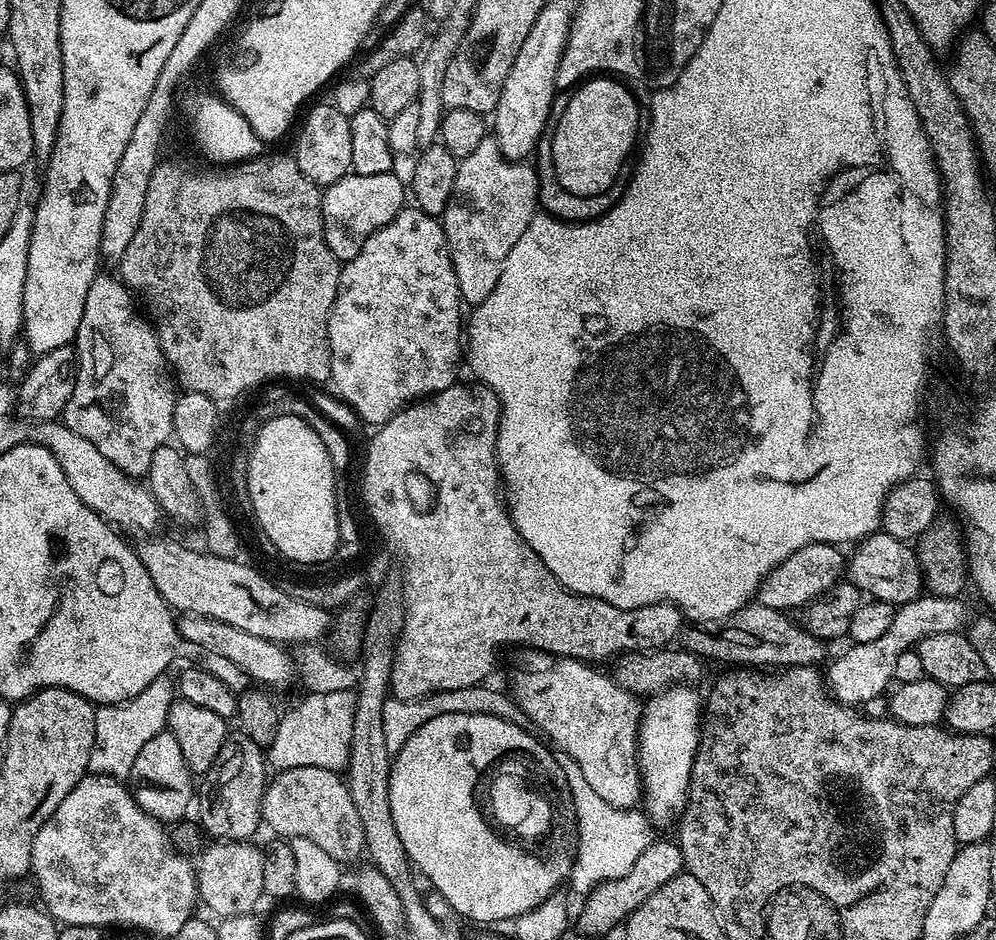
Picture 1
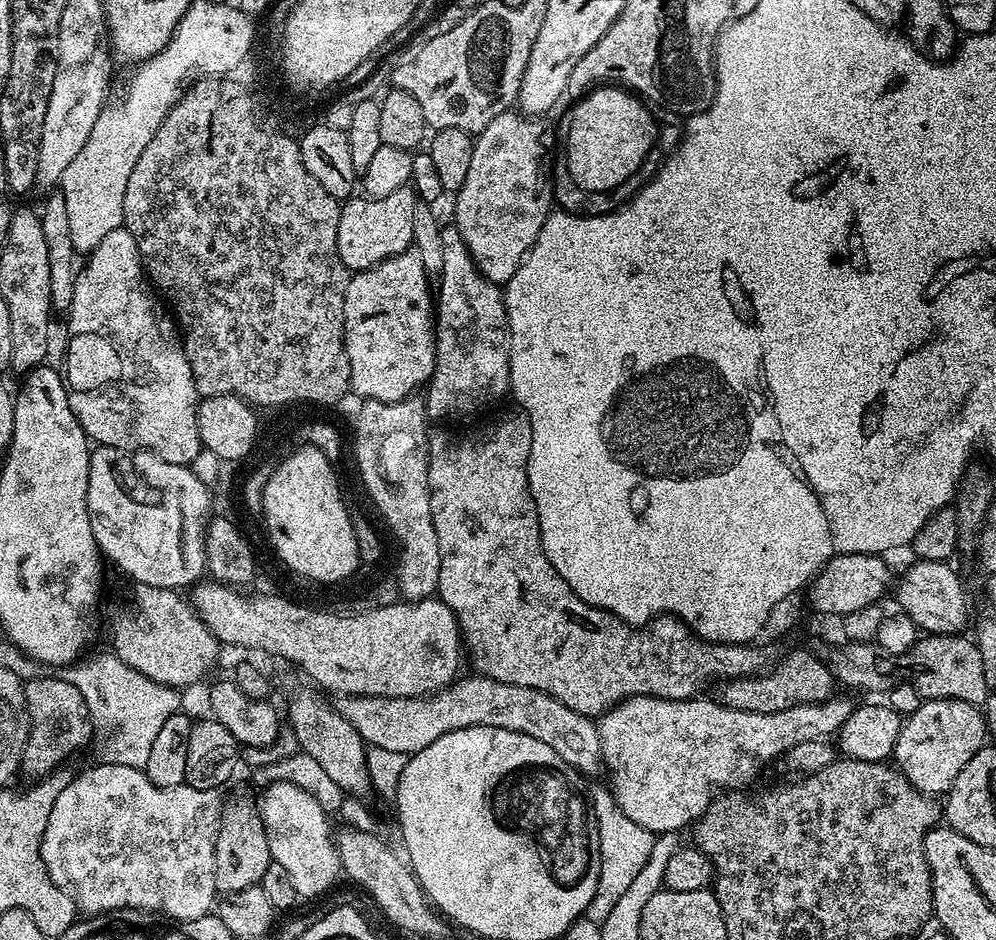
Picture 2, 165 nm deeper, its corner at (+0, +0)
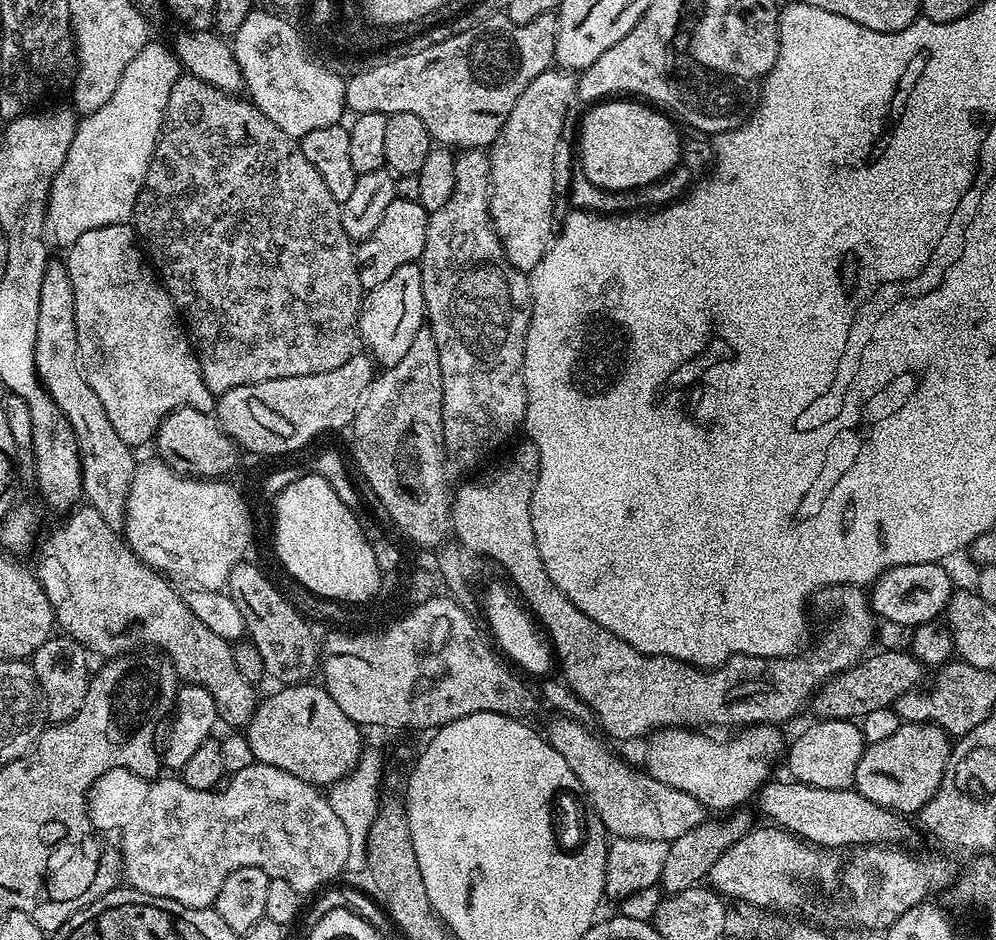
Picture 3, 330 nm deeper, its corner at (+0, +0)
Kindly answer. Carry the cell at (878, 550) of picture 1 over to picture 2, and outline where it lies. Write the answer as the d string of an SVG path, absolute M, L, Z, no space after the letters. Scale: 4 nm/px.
M916 560L894 584L899 611L916 623L921 633L933 636L954 636L965 631L968 624L968 596L964 584L951 563L943 560Z

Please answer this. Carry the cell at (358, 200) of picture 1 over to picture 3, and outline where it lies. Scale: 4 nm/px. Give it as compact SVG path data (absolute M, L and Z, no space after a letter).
M397 198L386 206L386 214L382 214L382 222L374 229L370 238L359 241L355 245L356 269L361 288L367 290L374 286L382 286L398 266L415 264L419 261L422 250L426 246L426 230L430 213L415 198Z

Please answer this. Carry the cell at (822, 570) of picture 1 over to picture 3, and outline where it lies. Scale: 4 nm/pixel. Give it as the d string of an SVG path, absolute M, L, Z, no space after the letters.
M943 563L907 564L886 571L870 588L873 613L880 620L899 622L901 626L916 628L931 620L940 620L947 613L954 585Z

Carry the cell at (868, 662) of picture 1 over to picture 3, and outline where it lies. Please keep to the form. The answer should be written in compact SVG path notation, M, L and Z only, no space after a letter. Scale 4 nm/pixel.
M754 724L737 731L733 740L715 740L715 735L704 730L690 728L662 728L652 733L648 744L648 765L646 771L658 782L674 786L674 790L685 790L686 794L696 797L704 807L714 810L734 810L743 807L744 802L752 799L764 787L768 776L767 760L776 760L785 755L786 740L775 724Z

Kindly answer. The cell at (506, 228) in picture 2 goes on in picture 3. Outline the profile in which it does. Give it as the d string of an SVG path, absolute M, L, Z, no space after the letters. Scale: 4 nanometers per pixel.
M549 70L538 74L538 78L534 78L534 82L530 82L530 86L526 86L526 90L522 90L514 102L514 110L510 110L498 138L490 145L488 152L488 213L492 216L492 229L502 242L508 263L525 274L531 273L532 268L542 262L558 228L556 151L560 148L568 115L572 107L578 104L576 81L577 77L567 70Z

